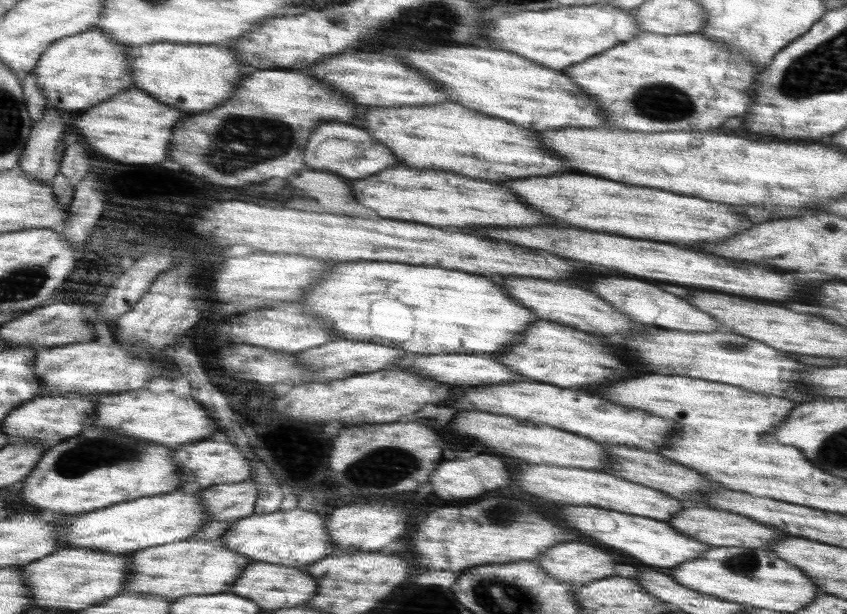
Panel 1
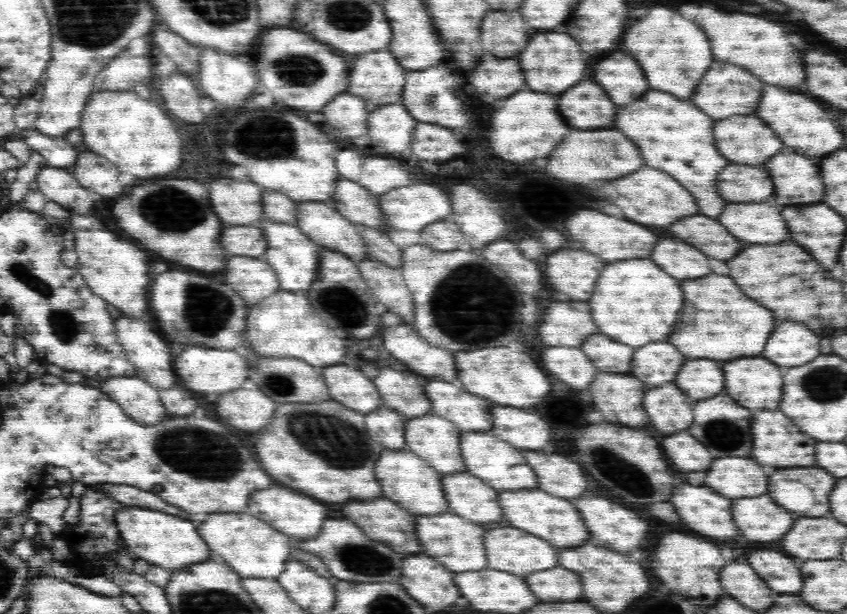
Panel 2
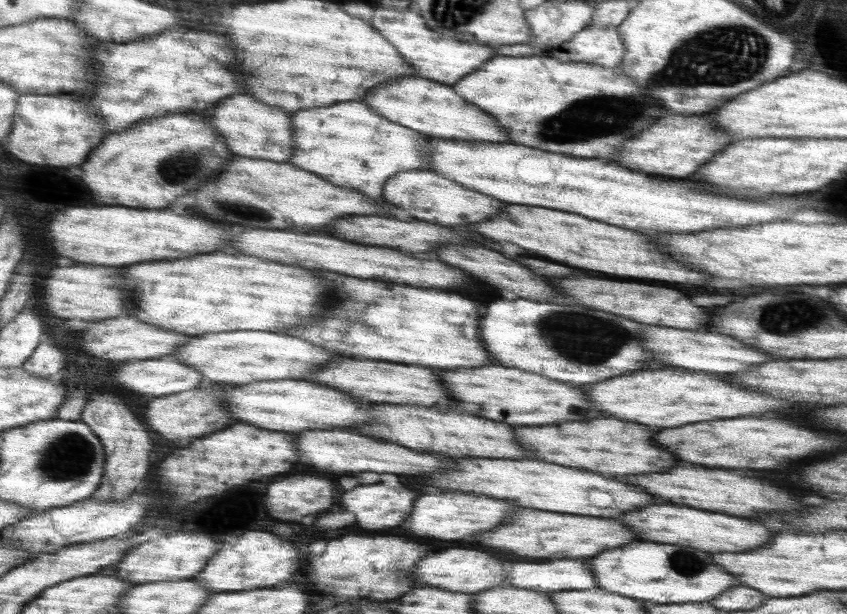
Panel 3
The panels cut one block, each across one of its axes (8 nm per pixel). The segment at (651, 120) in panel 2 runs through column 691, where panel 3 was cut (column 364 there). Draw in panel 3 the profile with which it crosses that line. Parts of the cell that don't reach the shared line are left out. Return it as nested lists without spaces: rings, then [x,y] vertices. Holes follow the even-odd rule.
[[[364,101],[338,102],[338,106],[330,108],[324,106],[324,108],[300,110],[294,114],[294,126],[298,126],[298,150],[294,150],[294,158],[290,158],[290,164],[322,174],[328,182],[368,192],[370,198],[382,196],[380,192],[388,176],[394,176],[402,170],[428,168],[430,154],[433,154],[427,134],[384,118]]]

